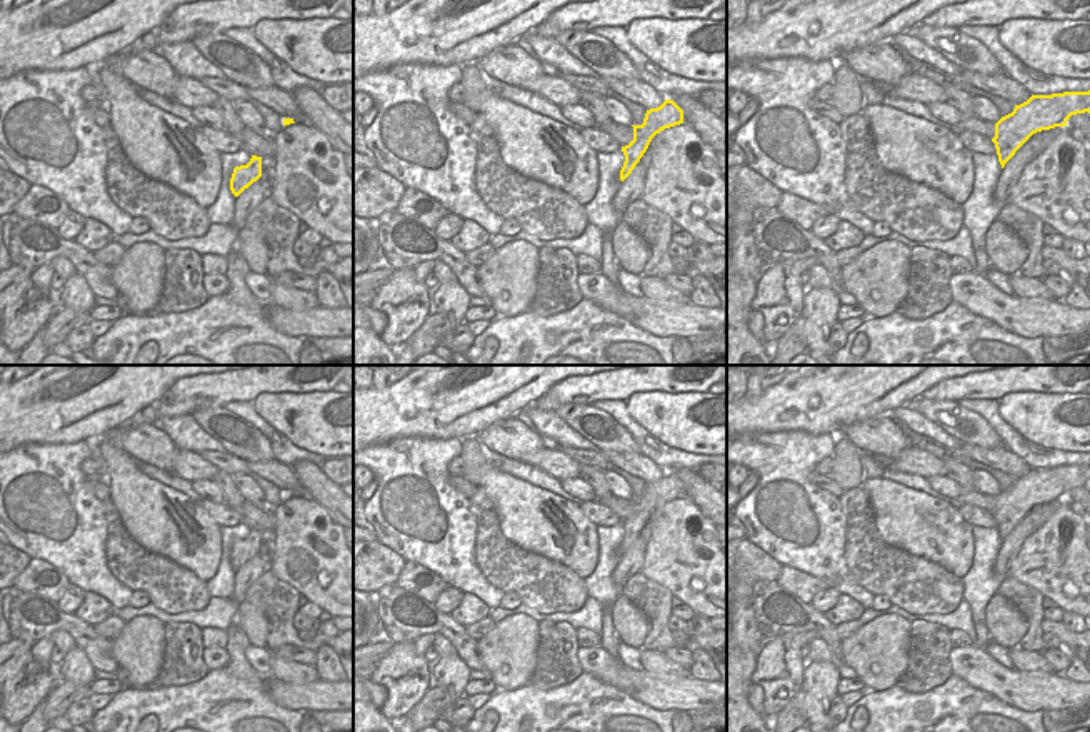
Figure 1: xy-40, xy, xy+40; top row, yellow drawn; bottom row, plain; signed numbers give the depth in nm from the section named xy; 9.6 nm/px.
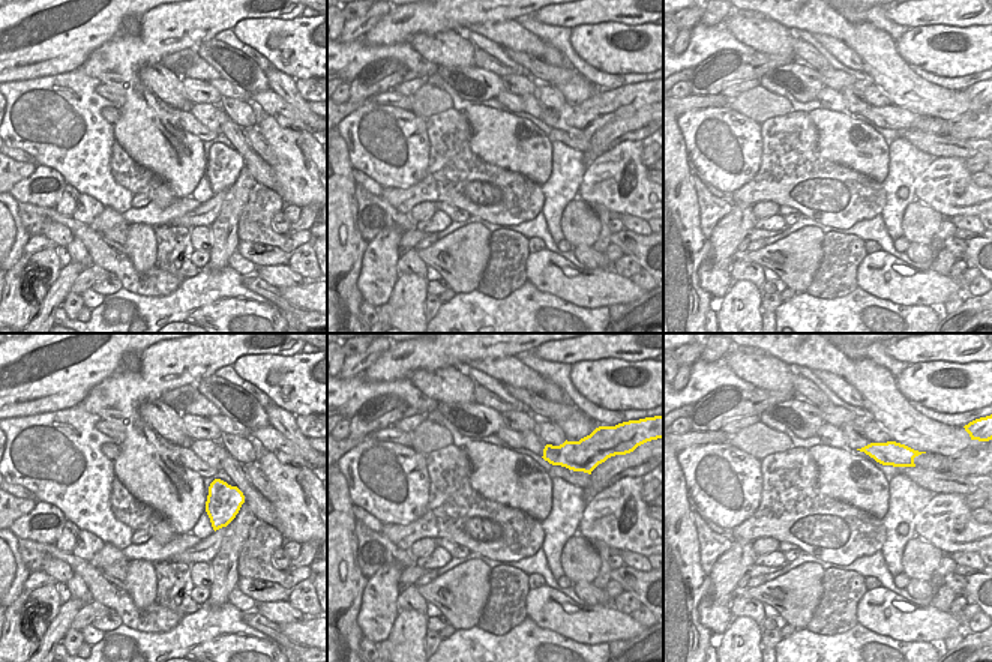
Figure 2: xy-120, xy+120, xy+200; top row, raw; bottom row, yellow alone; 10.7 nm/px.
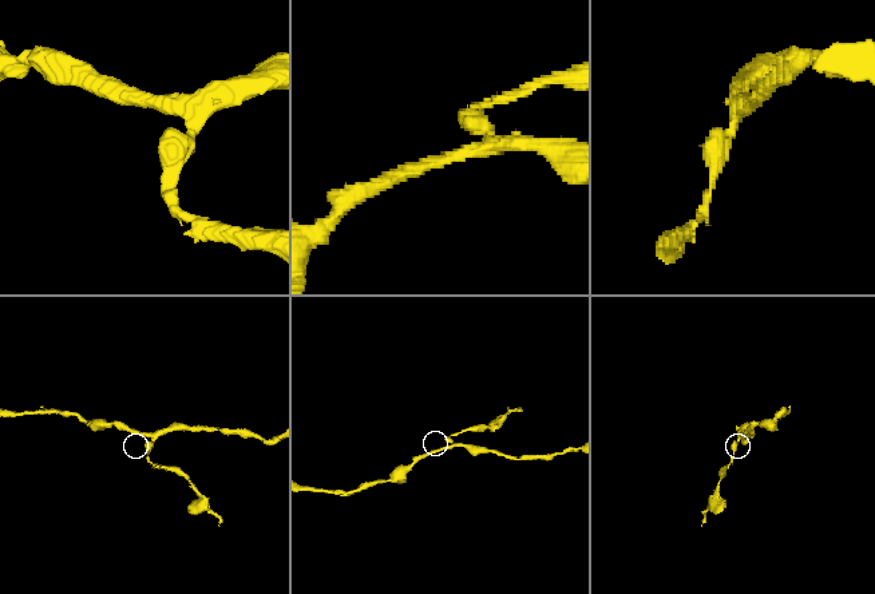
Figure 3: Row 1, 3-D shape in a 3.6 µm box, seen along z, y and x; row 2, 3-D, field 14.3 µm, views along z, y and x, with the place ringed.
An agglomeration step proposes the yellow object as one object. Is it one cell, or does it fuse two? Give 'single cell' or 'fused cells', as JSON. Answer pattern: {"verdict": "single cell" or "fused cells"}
{"verdict": "single cell"}

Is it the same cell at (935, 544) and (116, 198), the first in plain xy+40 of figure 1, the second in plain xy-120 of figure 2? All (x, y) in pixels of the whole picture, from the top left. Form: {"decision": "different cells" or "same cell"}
{"decision": "different cells"}

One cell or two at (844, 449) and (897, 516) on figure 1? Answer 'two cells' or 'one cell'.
two cells

